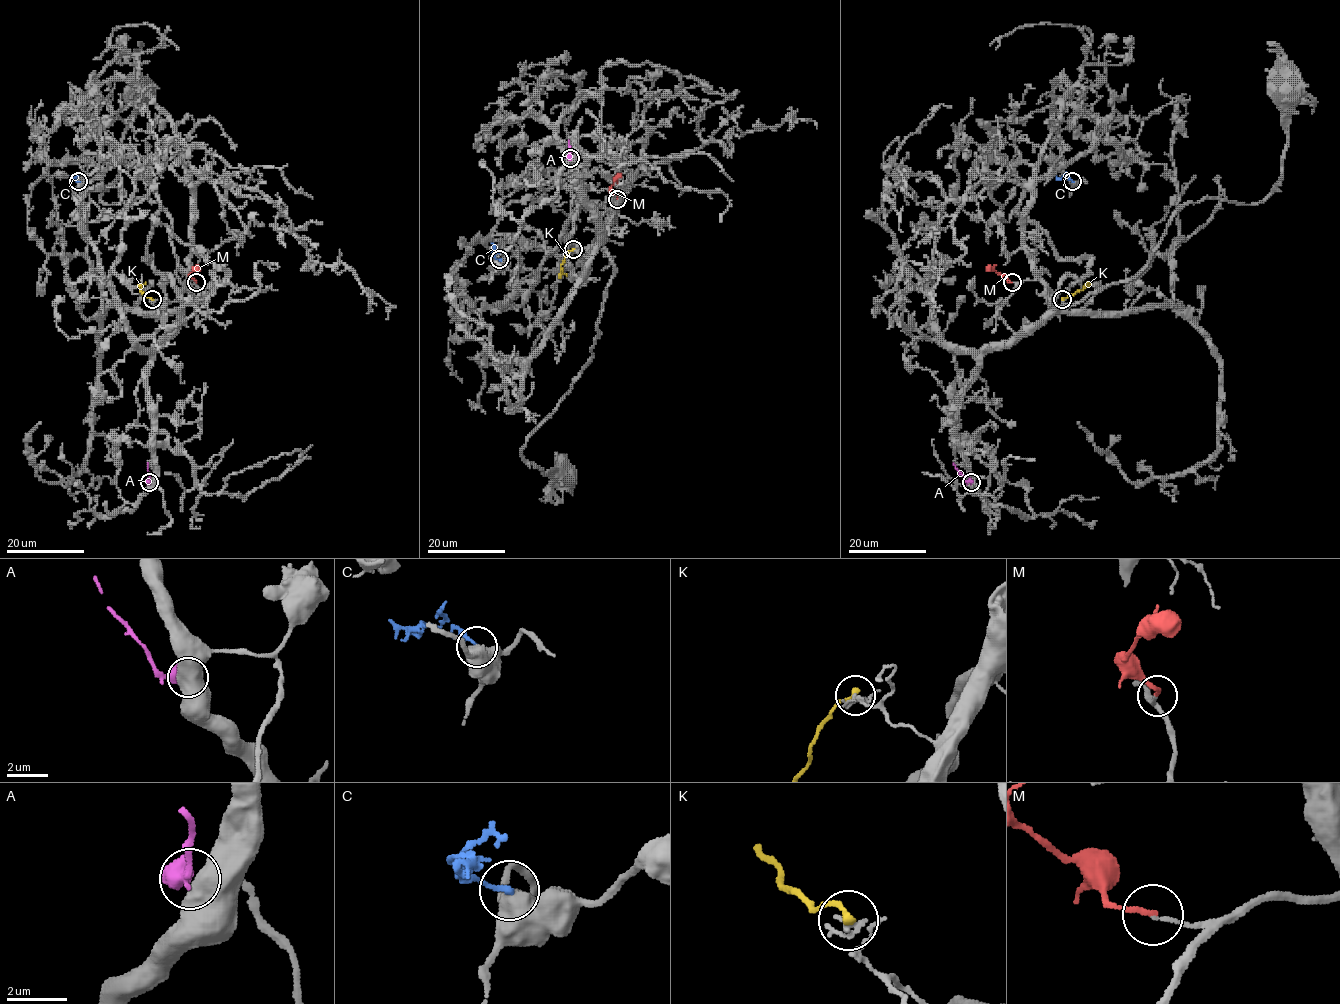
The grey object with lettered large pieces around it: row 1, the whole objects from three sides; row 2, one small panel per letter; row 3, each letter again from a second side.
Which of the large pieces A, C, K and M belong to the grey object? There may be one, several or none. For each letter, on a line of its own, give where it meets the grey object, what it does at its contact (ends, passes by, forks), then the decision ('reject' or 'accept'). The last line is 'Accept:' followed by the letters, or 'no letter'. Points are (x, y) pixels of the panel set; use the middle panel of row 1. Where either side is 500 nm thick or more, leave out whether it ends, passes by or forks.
A: meets grey at (570, 158); reject
C: meets grey at (499, 259); it ends there; reject
K: meets grey at (573, 249); it ends there; reject
M: meets grey at (617, 199); it ends there; reject
Accept: no letter

